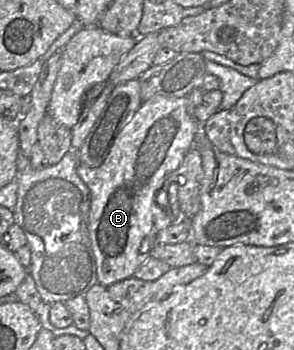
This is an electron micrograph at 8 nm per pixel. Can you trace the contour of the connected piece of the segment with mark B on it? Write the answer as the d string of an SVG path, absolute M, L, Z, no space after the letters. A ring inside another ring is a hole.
M154 97L137 109L133 117L118 134L107 158L98 168L89 168L80 163L77 168L79 177L91 193L89 215L89 234L96 261L97 280L104 286L130 278L135 271L151 258L151 251L158 245L156 235L174 223L166 218L166 209L156 203L156 196L166 191L168 208L171 209L168 192L169 176L183 162L186 153L193 147L194 137L199 124L187 111L188 99Z

